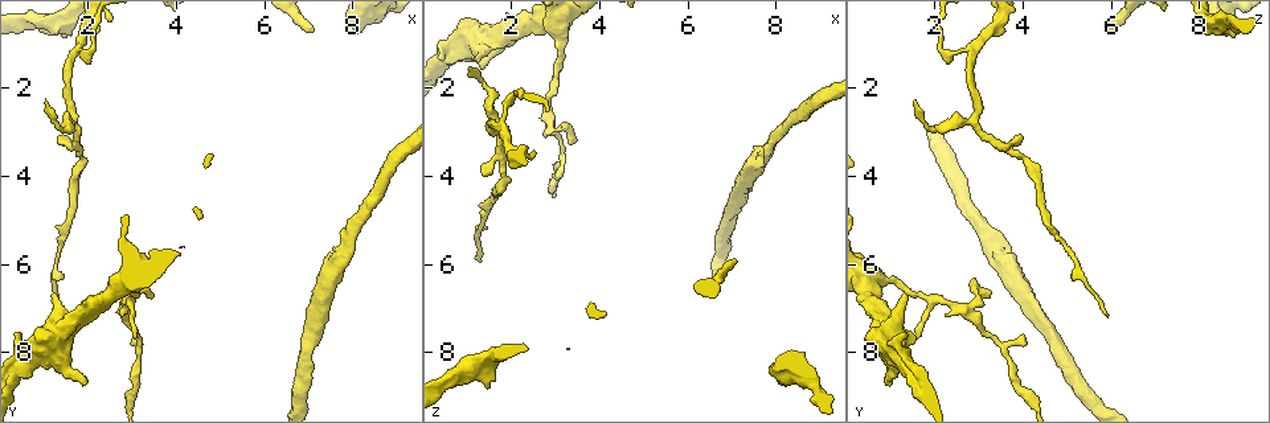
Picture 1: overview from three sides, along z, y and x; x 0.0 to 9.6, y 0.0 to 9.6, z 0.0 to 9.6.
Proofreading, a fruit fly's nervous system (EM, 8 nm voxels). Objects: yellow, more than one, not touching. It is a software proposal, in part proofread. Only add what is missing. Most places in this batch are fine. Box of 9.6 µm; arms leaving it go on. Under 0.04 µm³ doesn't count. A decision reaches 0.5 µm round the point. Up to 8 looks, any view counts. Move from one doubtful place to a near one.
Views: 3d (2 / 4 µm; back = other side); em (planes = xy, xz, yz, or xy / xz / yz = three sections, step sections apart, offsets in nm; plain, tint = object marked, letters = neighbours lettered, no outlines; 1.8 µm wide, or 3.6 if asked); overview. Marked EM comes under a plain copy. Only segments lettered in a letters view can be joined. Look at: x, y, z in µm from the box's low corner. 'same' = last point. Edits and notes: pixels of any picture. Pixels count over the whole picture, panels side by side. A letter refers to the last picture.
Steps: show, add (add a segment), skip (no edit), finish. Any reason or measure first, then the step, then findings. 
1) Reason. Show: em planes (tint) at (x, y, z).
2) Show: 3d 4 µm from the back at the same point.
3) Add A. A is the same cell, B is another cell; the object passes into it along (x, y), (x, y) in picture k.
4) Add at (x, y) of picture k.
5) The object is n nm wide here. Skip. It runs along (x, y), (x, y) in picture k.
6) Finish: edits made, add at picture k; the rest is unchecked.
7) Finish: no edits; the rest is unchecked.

Branch stops here. Show: 3d 4 µm at (1.70, 0.80, 8.65).

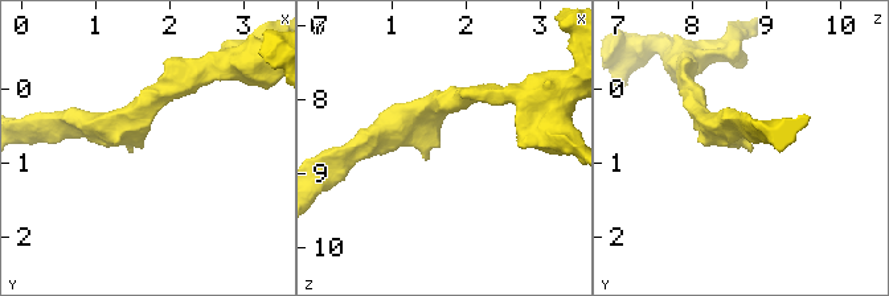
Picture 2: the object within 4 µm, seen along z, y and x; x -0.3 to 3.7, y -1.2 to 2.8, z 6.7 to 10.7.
Show: em planes (letters) at (1.65, 0.80, 8.65).

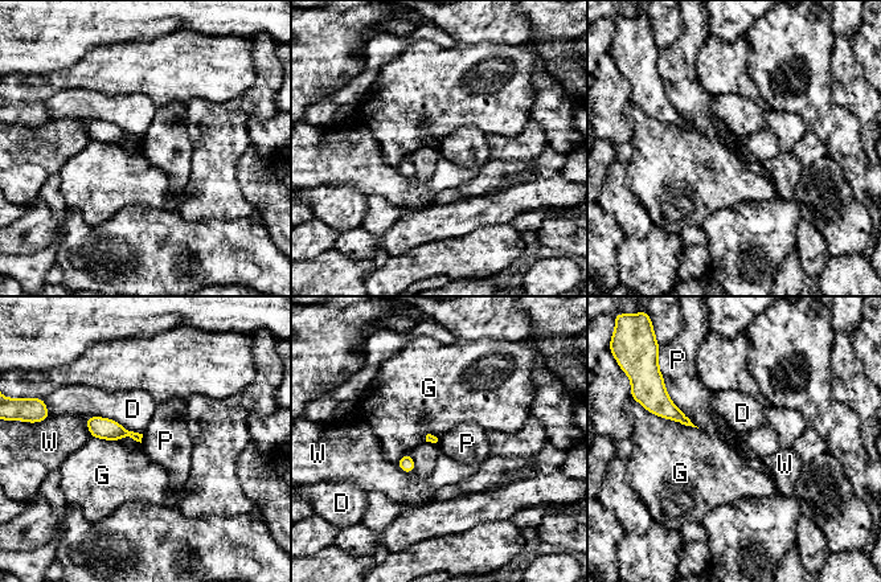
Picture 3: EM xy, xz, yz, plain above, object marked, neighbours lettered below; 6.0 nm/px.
Skip. D, G, P and W are other cells; a border runs along (664, 386), (670, 400), (699, 427) in picture 3; none of them fits.

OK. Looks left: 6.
Free end. Show: 3d 4 µm at (1.35, 3.05, 4.00).

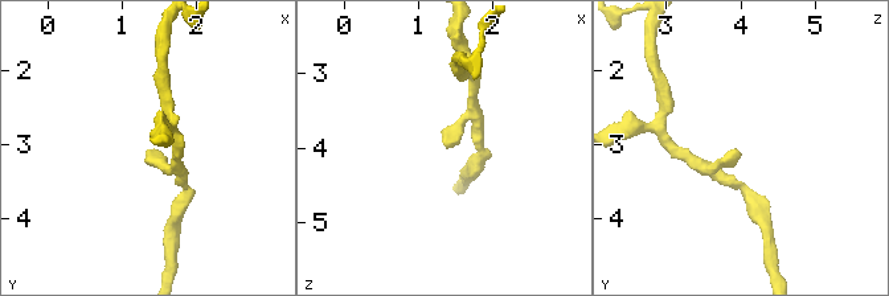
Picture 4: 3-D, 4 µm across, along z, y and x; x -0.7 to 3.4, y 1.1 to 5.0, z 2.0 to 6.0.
Need the tissue. Show: em 3.6 µm xy step 16 (tint) at (1.30, 3.10, 3.95).

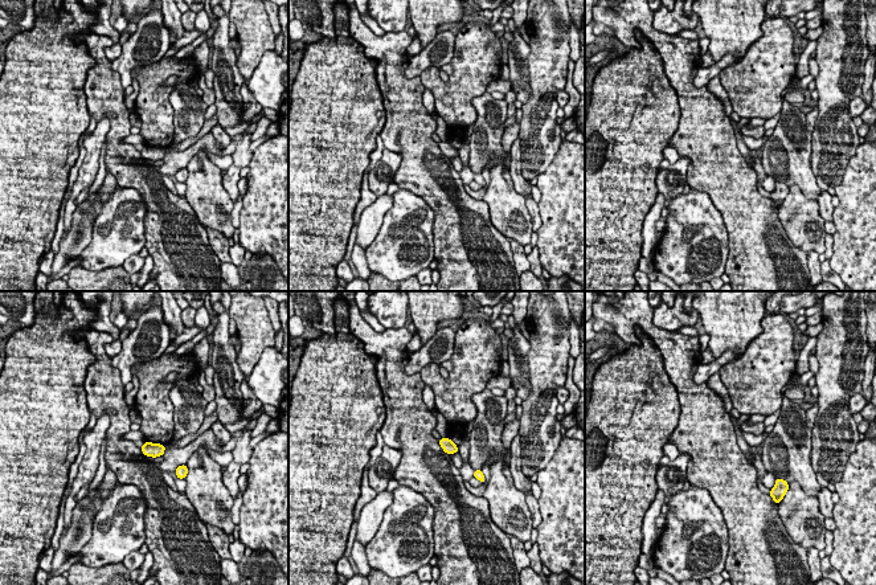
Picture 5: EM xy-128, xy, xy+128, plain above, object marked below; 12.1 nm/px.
Cut it another way. Show: em 3.6 µm planes (letters) at the same point.

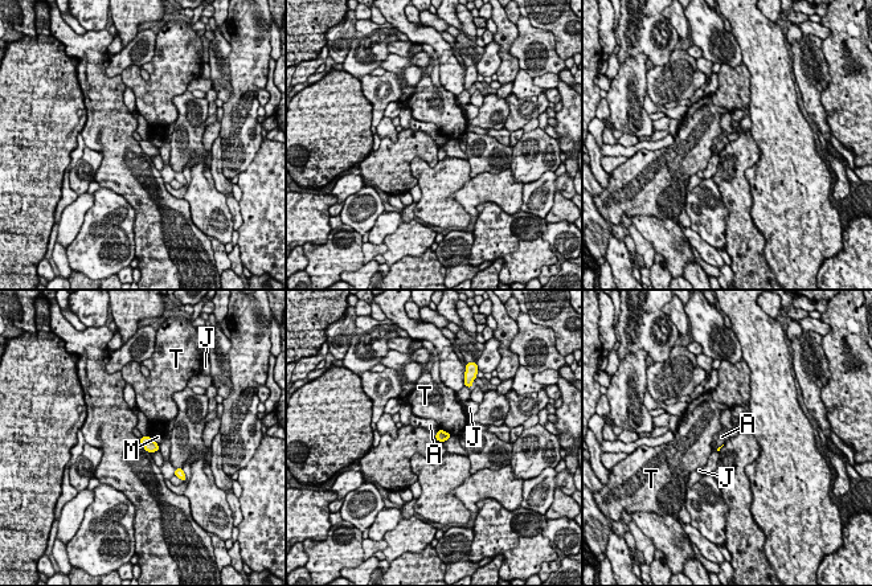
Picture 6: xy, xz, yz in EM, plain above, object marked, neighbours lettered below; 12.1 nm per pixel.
Skip. A, J, M and T are other cells; no lettered segment goes on from it.

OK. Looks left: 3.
Branch stops here. Show: em 3.6 µm yz step 4 (letters) at (1.20, 6.60, 1.25).

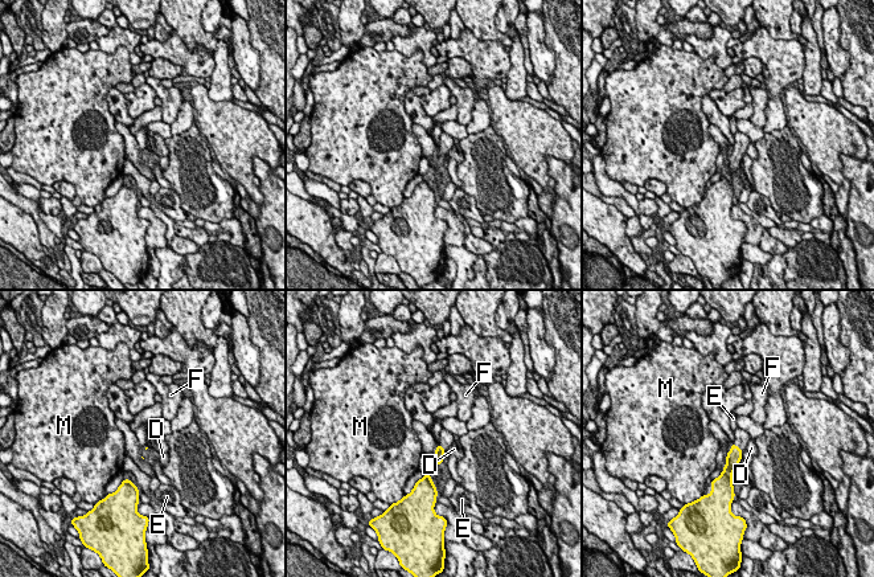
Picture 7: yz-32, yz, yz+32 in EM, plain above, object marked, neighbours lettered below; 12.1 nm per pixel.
Add F. F is the same cell, D, E and M are other cells; it goes on there.

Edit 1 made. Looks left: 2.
Finish: edits made, add at picture 7; the rest is unchecked.

